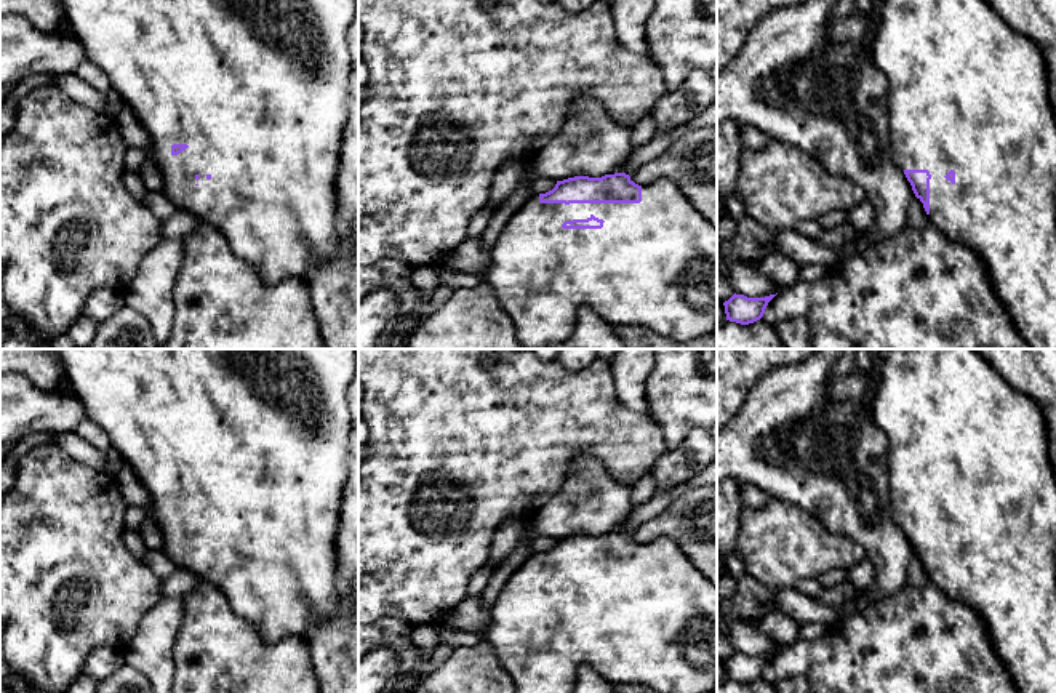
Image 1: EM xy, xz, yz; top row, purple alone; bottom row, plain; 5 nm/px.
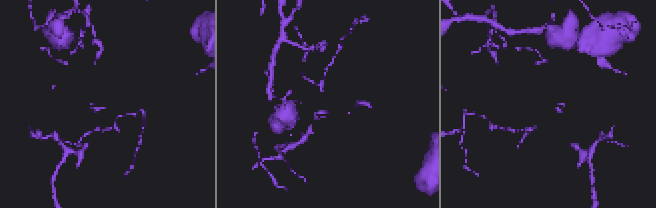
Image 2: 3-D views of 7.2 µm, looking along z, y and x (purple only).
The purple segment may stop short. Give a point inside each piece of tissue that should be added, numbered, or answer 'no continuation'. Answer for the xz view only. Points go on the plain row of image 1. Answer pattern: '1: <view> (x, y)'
1: xz (653, 623)

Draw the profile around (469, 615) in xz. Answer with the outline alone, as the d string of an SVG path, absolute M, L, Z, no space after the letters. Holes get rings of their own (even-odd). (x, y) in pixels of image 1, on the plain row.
M466 597L442 621L456 631L480 634L485 639L490 619L491 613L480 597Z

